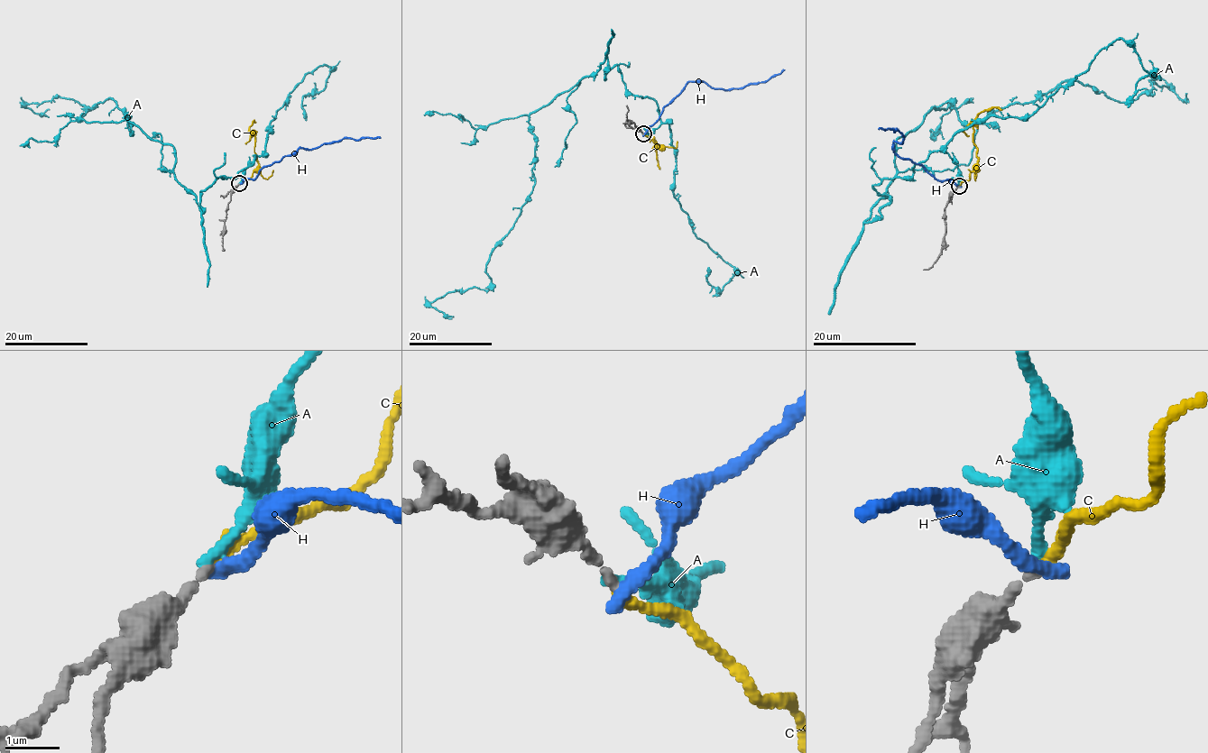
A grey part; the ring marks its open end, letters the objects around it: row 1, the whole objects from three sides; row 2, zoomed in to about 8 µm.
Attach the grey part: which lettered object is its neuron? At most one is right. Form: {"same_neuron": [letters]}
{"same_neuron": ["C"]}

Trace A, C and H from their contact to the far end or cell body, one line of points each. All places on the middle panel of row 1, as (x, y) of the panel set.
A: (643, 133), (659, 107), (606, 59), (530, 114), (532, 193), (486, 290), (430, 304), (453, 317)
C: (643, 134), (662, 150), (659, 145), (653, 149), (659, 169)
H: (643, 134), (689, 81), (703, 82), (714, 88), (742, 88), (767, 81), (785, 69)

